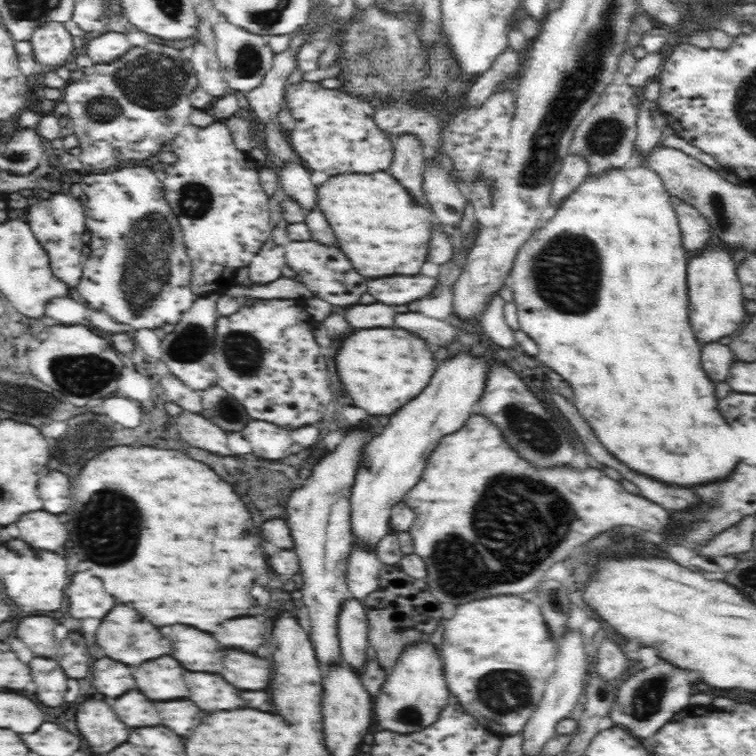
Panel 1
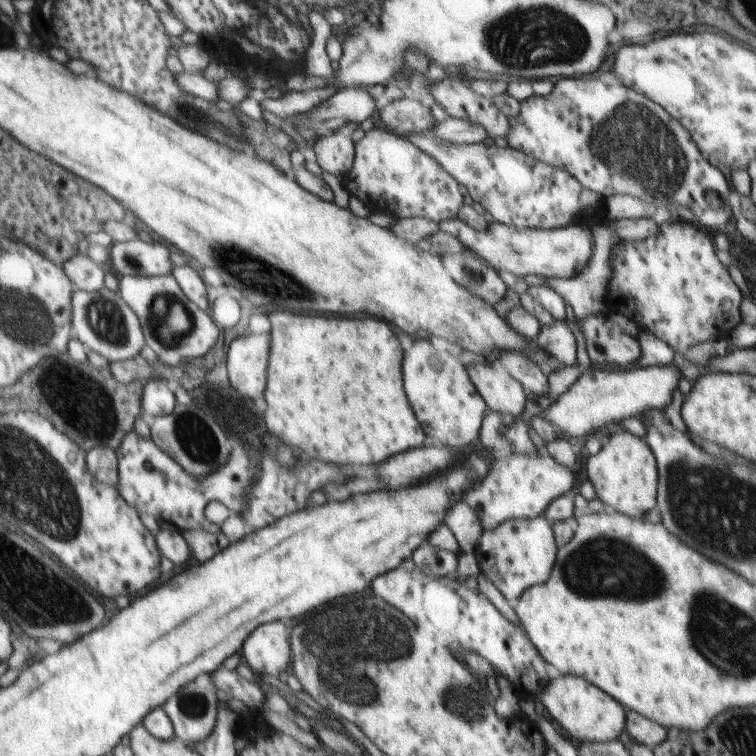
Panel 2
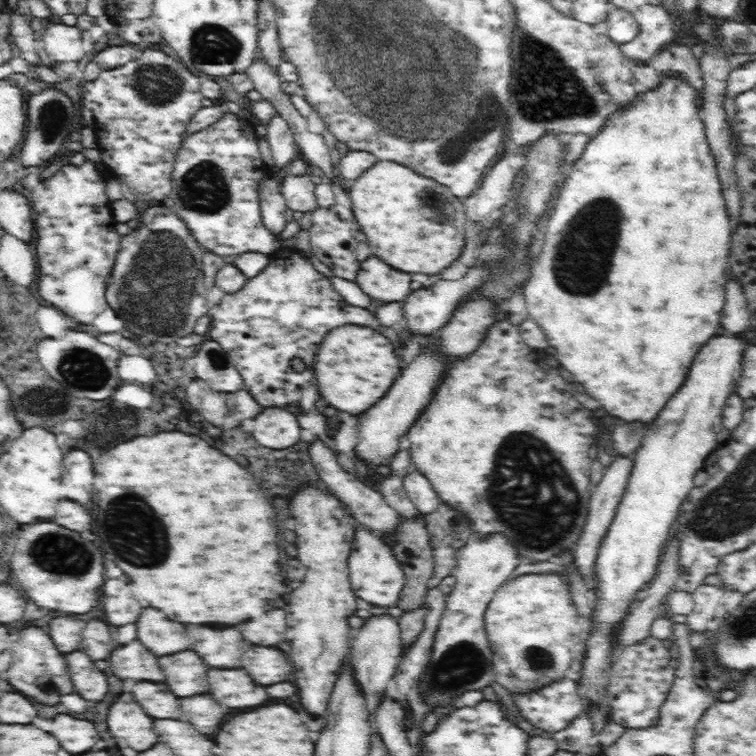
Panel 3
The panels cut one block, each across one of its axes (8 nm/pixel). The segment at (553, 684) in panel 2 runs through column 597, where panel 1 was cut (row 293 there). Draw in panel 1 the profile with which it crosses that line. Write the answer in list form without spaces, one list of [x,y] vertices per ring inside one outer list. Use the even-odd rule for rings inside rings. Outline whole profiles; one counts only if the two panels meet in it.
[[[710,250],[708,254],[690,260],[686,274],[689,288],[689,319],[701,347],[733,335],[748,314],[744,309],[746,300],[738,282],[737,266],[734,266],[732,260],[724,250]]]

